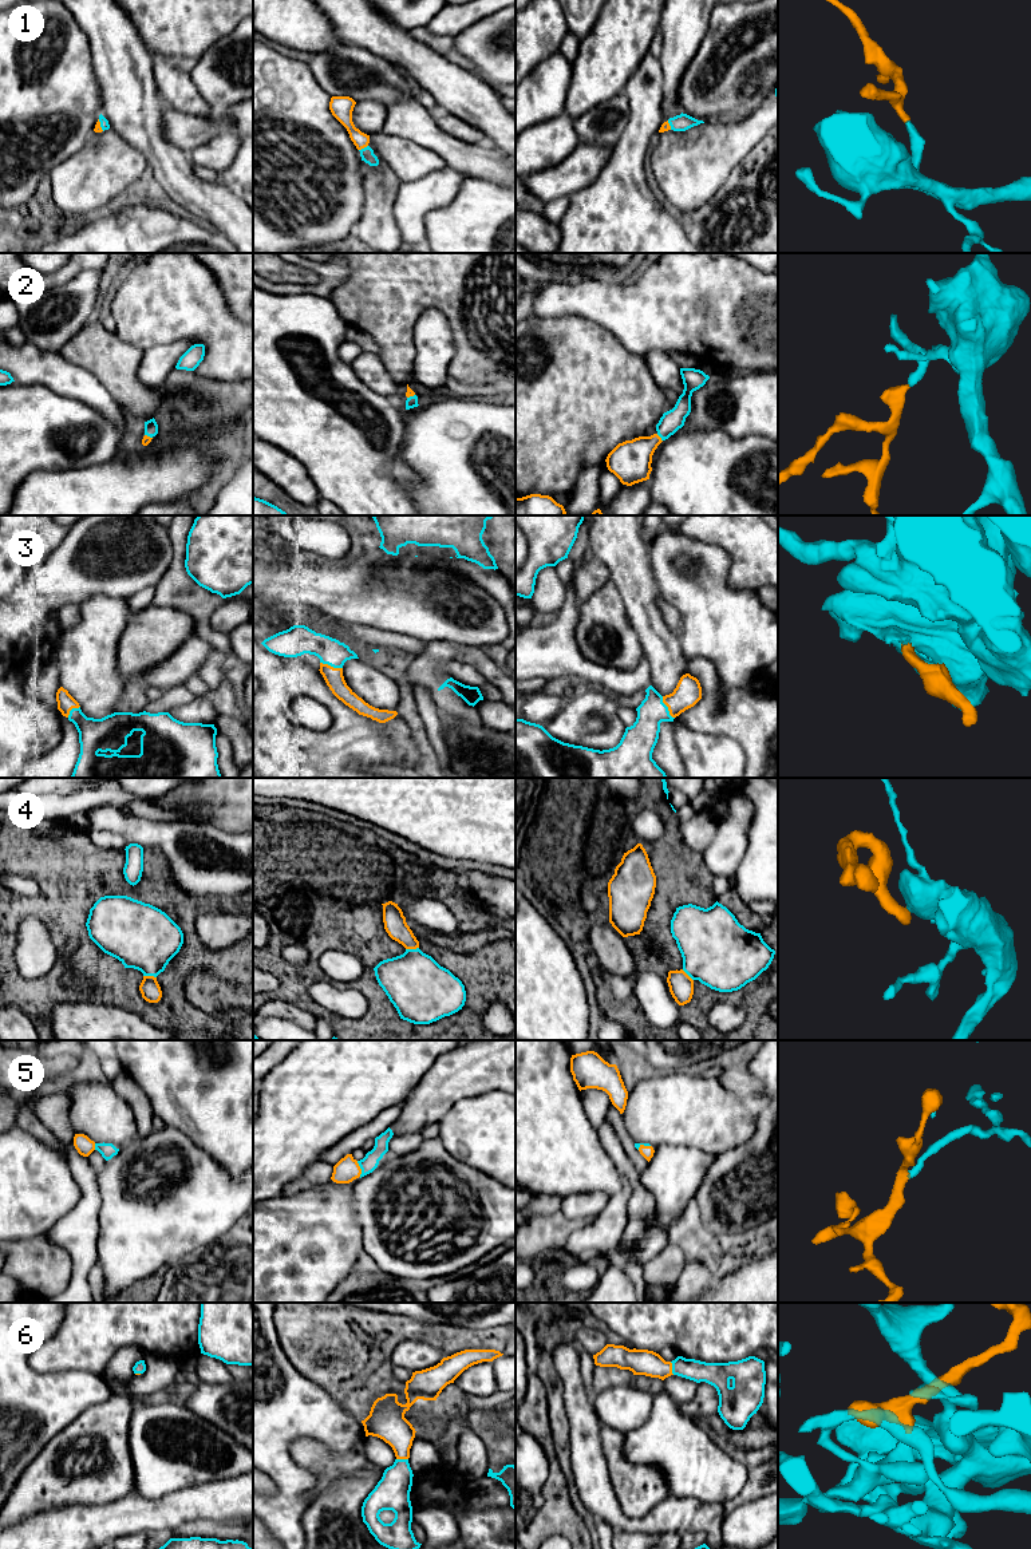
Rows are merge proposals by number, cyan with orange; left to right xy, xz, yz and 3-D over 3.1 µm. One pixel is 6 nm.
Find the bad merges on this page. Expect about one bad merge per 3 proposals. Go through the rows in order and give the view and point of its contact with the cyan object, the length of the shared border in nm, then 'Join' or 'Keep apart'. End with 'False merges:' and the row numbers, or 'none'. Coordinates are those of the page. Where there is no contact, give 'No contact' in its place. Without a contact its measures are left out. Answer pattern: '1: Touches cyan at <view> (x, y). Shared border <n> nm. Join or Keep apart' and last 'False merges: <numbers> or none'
1: Touches cyan at xz (364, 147). Shared border 70 nm. Join
2: Touches cyan at yz (660, 437). Shared border 60 nm. Join
3: Touches cyan at yz (667, 707). Shared border 150 nm. Join
4: Touches cyan at xy (150, 975). Shared border 80 nm. Join
5: Touches cyan at xz (360, 1168). Shared border 100 nm. Join
6: Touches cyan at yz (672, 1368). Shared border 80 nm. Join
False merges: none

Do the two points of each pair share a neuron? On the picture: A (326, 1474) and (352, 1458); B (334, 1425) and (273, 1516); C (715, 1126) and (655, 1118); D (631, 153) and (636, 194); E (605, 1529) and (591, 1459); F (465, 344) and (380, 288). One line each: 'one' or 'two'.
A: one
B: one
C: one
D: one
E: two
F: one

